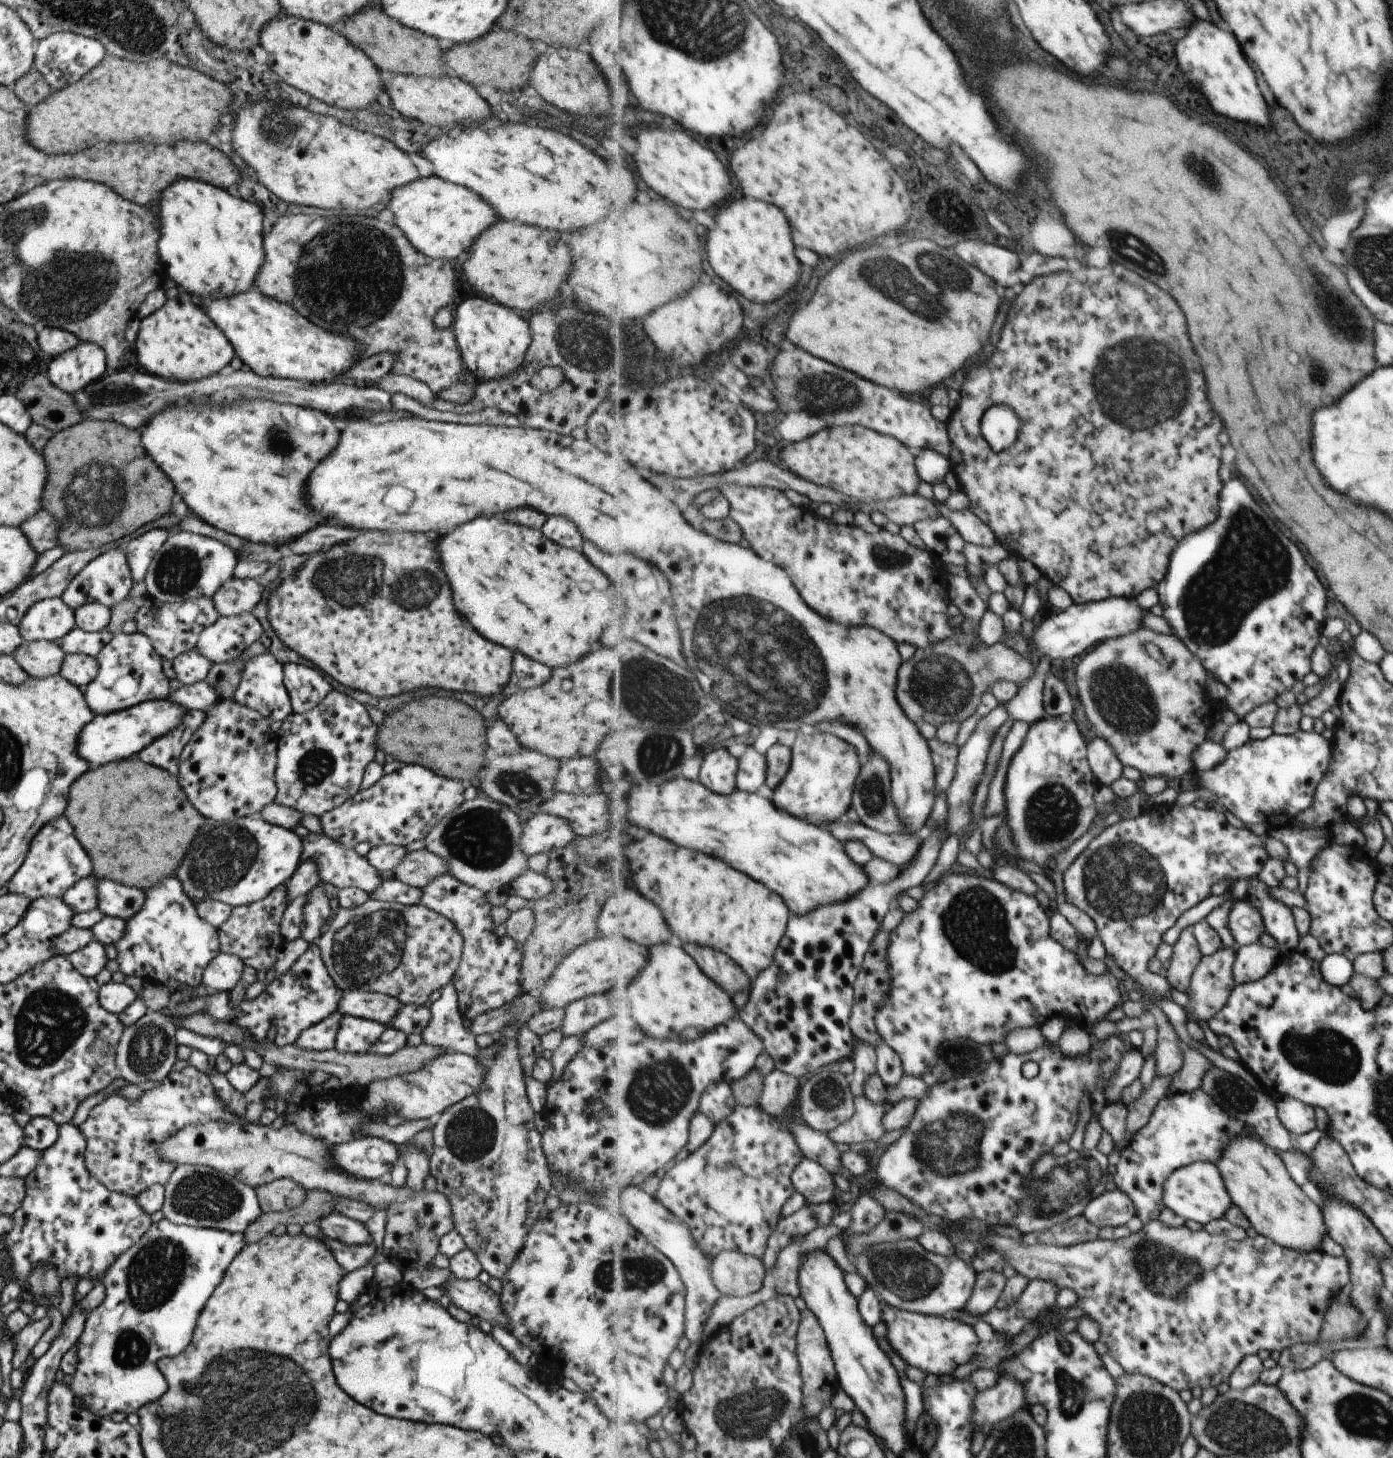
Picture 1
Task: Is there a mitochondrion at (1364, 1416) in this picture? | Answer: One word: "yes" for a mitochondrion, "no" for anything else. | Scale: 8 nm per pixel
yes

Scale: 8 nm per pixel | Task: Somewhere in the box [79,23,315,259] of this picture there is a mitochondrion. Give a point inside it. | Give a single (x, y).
(275, 128)

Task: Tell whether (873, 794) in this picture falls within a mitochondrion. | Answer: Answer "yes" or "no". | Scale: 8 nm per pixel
yes

